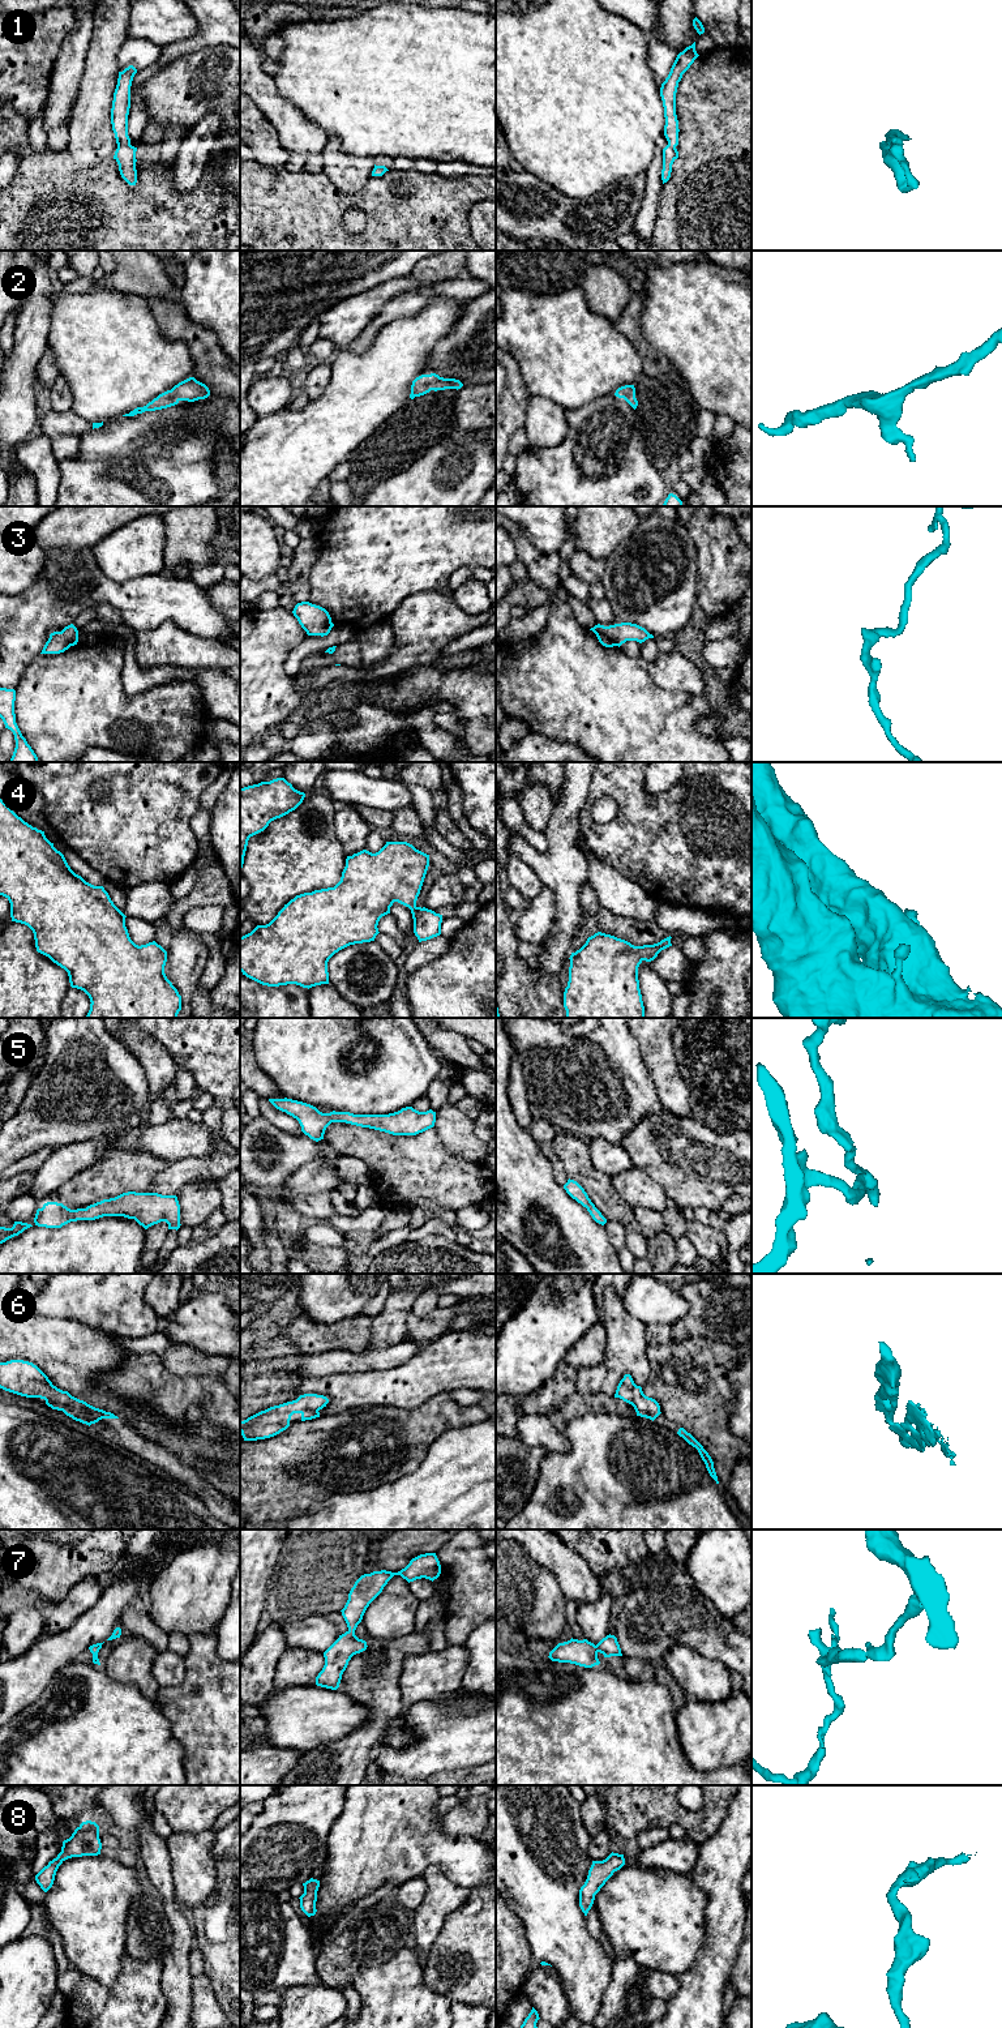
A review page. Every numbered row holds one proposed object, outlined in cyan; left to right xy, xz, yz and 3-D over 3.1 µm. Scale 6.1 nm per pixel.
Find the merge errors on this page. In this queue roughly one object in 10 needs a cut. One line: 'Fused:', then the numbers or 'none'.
Fused: none

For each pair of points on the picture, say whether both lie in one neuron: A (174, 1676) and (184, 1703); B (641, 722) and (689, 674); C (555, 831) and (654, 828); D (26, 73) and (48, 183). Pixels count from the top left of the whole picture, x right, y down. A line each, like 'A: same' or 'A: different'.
A: different
B: different
C: different
D: different

